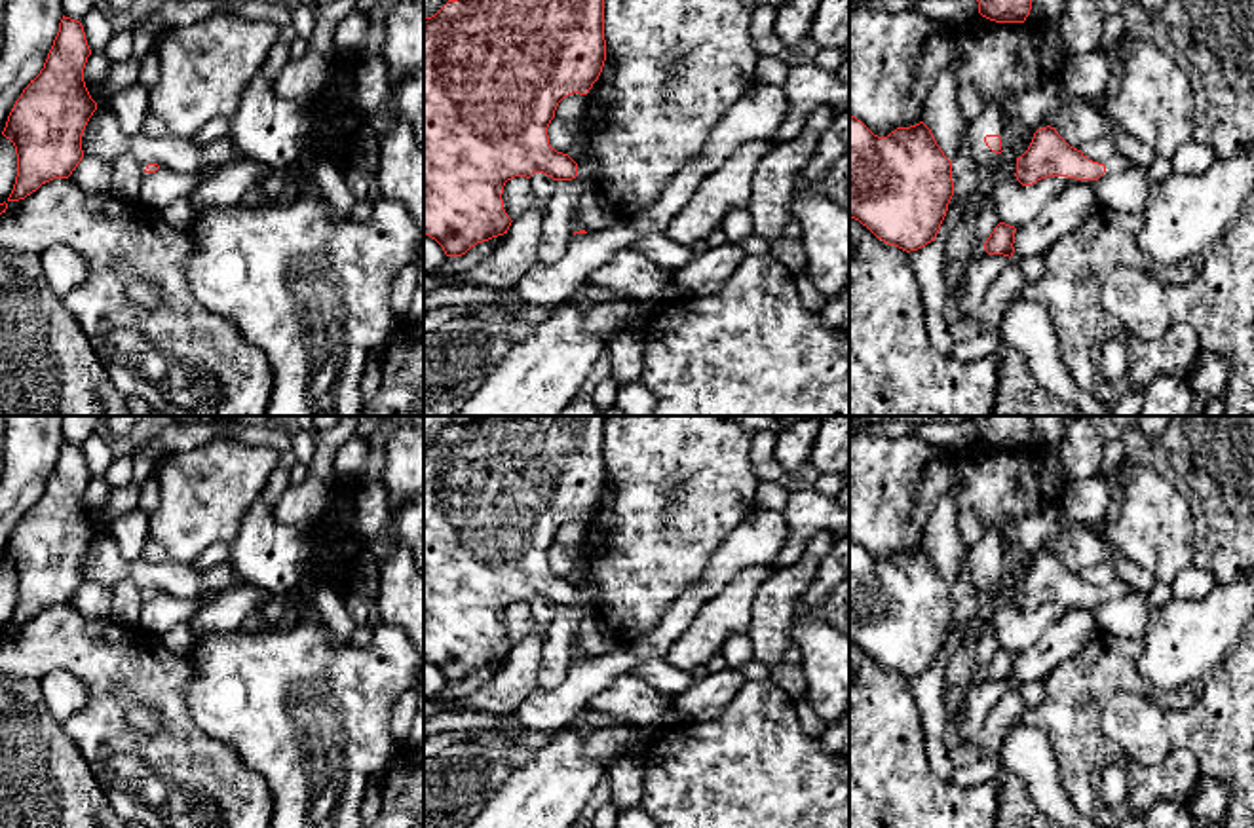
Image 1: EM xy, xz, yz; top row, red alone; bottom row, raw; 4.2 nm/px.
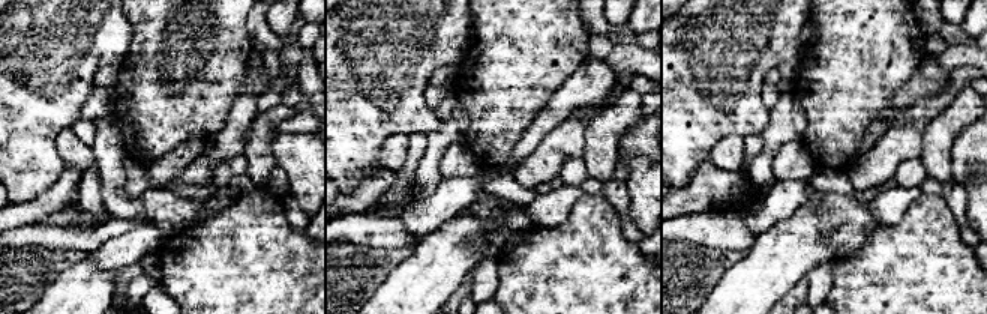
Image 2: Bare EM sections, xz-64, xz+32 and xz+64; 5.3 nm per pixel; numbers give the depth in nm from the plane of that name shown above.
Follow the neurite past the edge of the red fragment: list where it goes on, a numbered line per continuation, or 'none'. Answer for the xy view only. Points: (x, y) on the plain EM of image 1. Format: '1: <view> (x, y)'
none

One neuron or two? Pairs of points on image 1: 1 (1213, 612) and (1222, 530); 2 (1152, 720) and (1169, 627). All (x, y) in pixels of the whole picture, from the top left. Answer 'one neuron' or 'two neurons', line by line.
1: two neurons
2: two neurons

